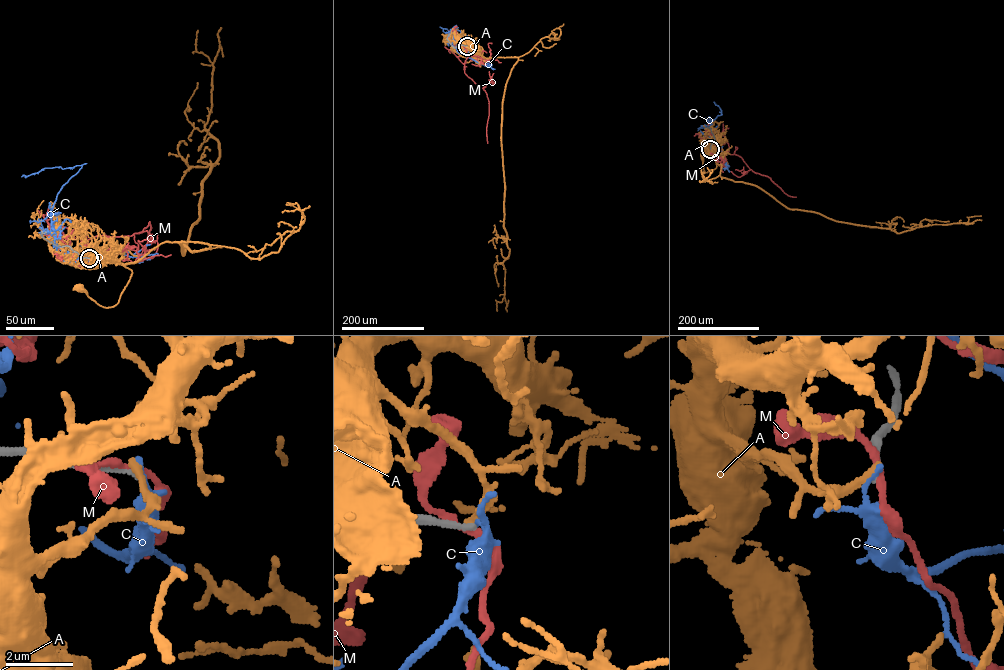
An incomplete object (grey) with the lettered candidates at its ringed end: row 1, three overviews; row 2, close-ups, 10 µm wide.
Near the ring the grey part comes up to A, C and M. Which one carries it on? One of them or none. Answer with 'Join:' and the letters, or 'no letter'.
Join: no letter

